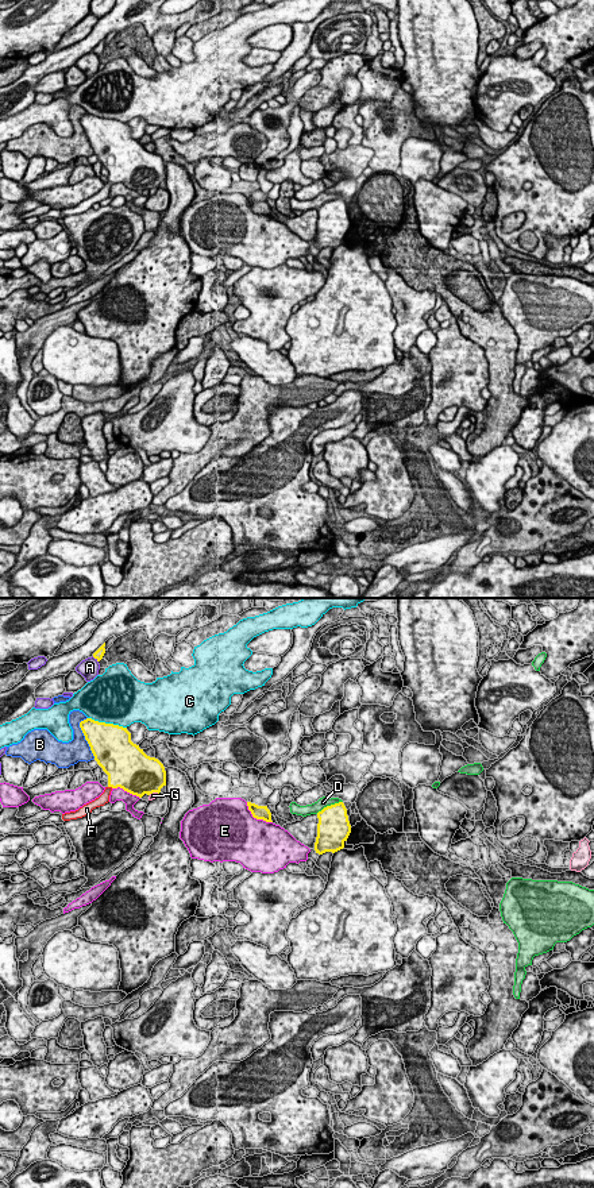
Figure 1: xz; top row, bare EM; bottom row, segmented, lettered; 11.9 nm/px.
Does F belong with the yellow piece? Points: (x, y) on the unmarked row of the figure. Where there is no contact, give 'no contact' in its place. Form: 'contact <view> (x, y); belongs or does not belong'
contact xz (111, 181); belongs

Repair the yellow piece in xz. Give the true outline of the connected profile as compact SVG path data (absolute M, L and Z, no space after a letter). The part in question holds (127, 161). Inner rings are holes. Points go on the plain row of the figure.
M92 113L81 116L80 123L94 155L108 170L108 181L94 196L76 207L62 209L63 216L82 213L93 204L104 201L109 197L113 184L120 182L142 193L144 189L159 189L161 184L166 181L163 159L158 154L147 151L139 140L134 139L127 123Z

